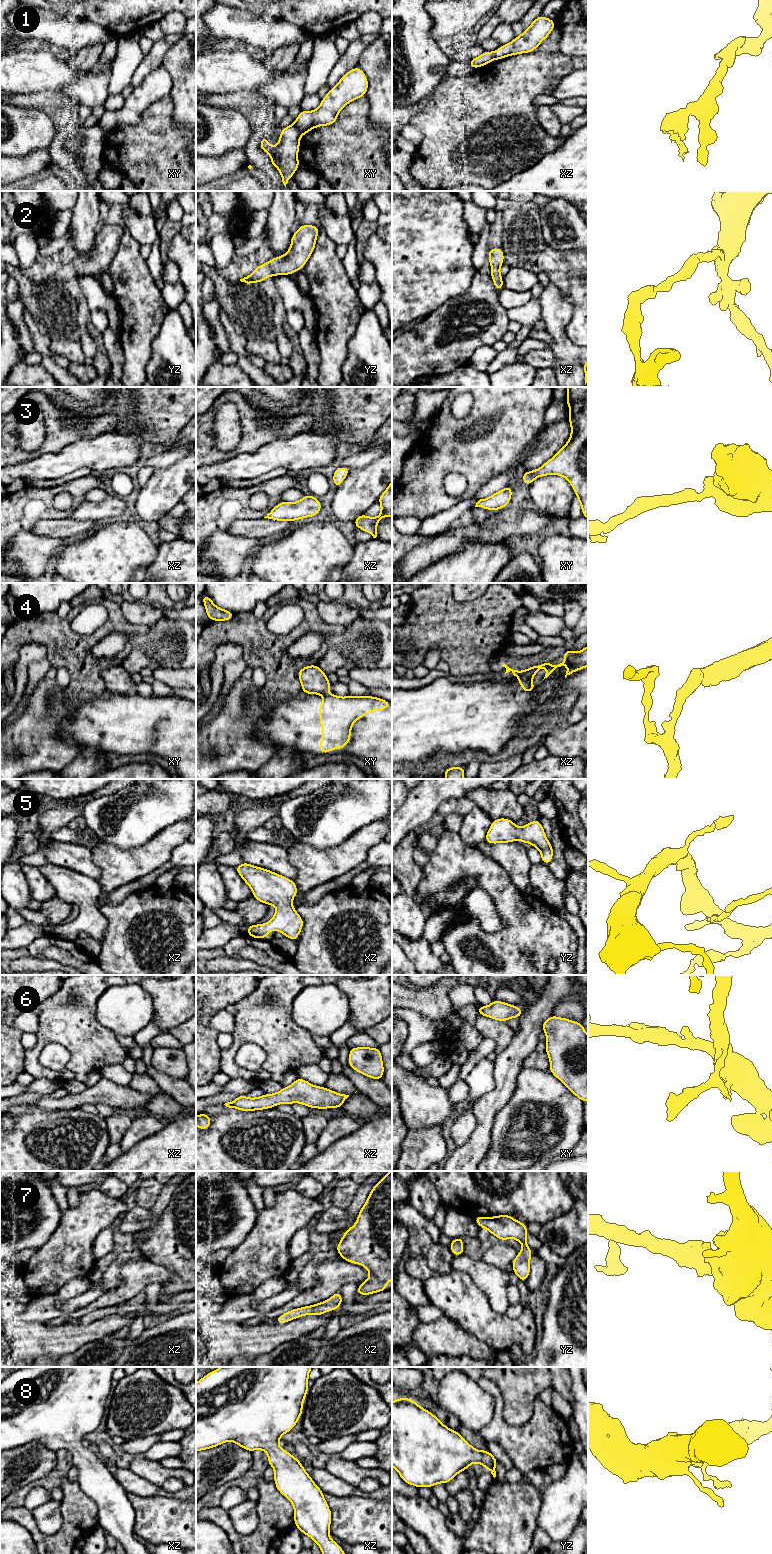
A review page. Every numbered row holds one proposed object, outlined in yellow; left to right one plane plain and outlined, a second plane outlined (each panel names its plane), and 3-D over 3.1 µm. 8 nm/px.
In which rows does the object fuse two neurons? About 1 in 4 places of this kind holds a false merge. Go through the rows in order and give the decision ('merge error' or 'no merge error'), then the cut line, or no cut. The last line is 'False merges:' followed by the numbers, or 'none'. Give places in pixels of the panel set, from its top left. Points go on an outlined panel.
1: merge error | xy (292, 124), (301, 133)
2: no merge error | no cut
3: no merge error | no cut
4: merge error | xz (519, 671), (517, 676)
5: no merge error | no cut
6: no merge error | no cut
7: no merge error | no cut
8: no merge error | no cut
False merges: 1, 4

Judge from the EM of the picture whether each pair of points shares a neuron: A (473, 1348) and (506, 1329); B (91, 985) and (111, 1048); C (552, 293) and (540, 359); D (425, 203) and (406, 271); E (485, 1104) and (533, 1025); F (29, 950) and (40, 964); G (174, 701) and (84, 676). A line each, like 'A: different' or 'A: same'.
A: different
B: same
C: different
D: same
E: same
F: different
G: different

